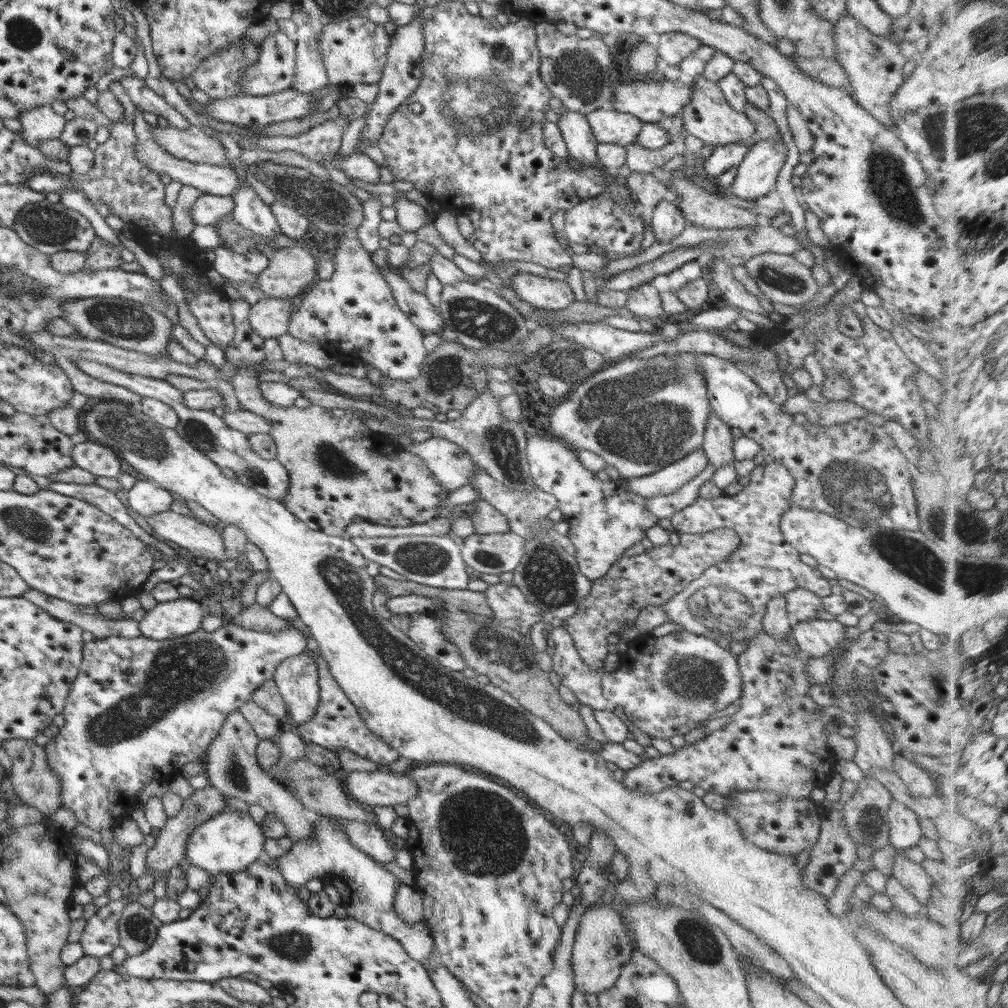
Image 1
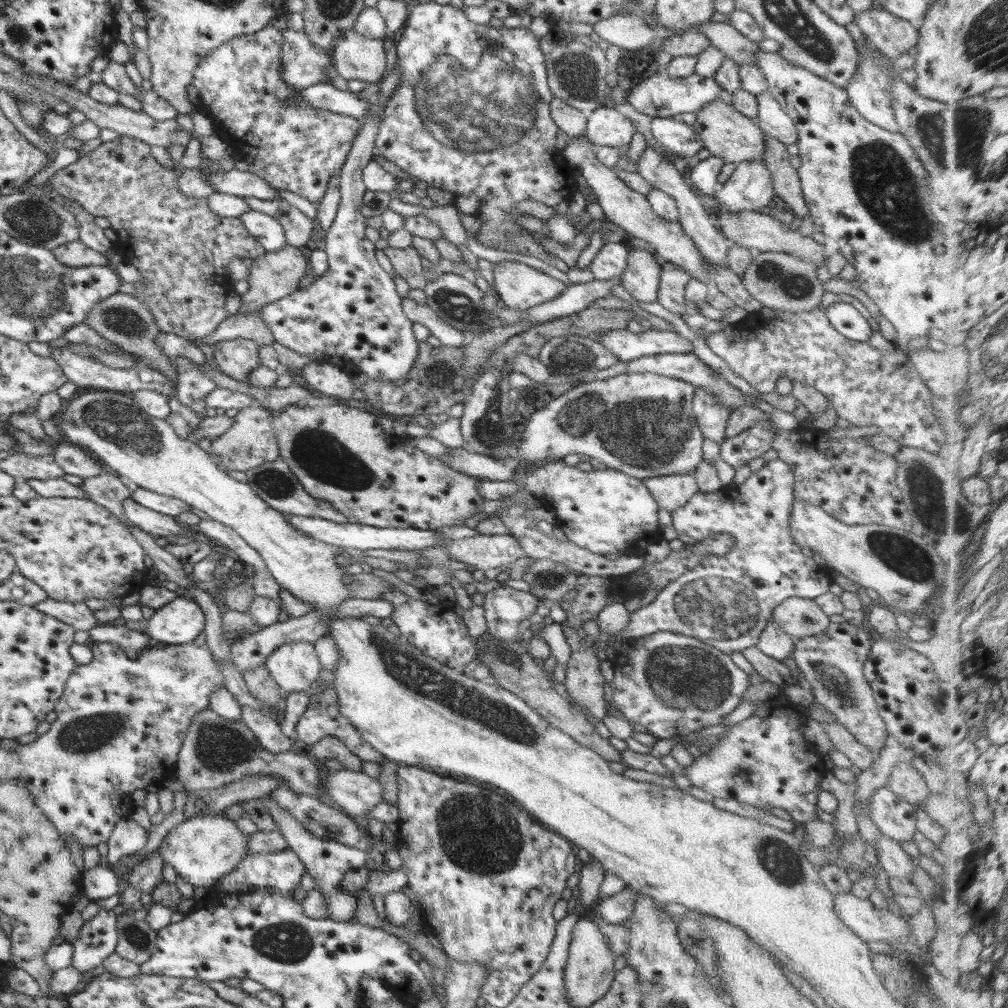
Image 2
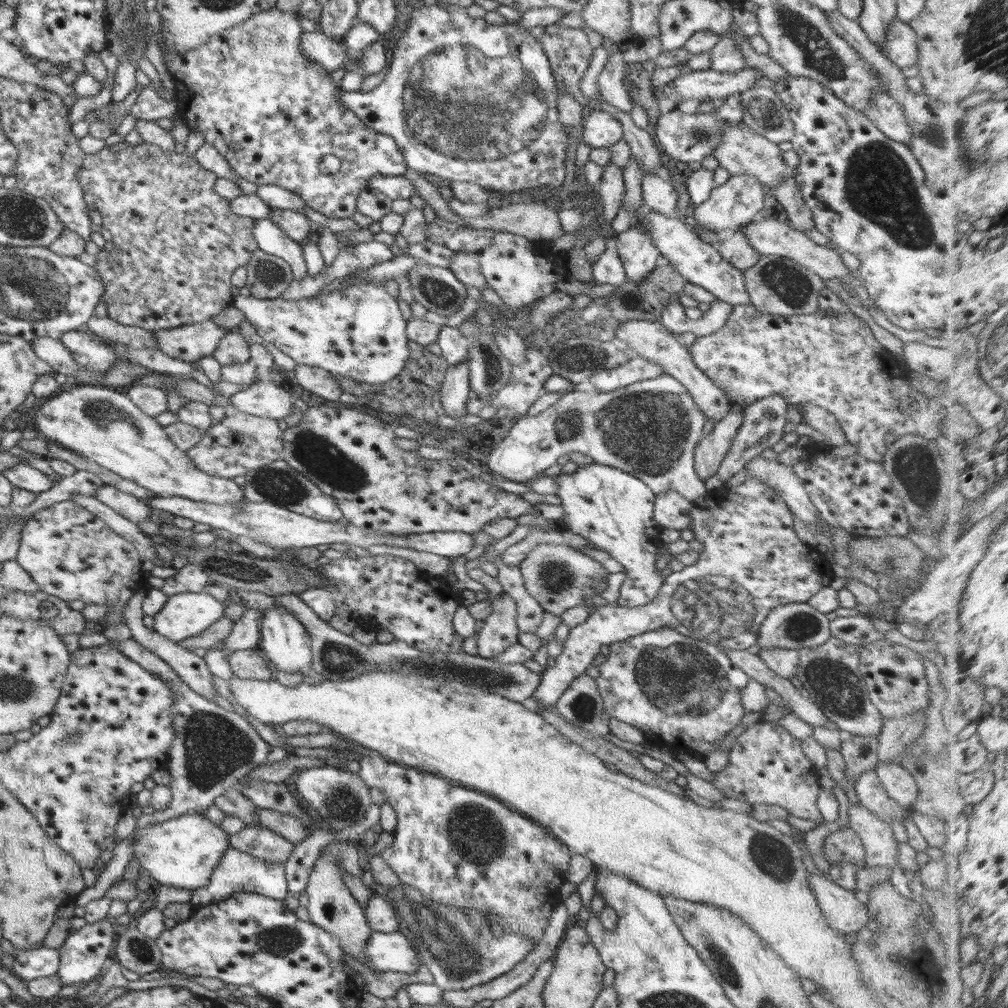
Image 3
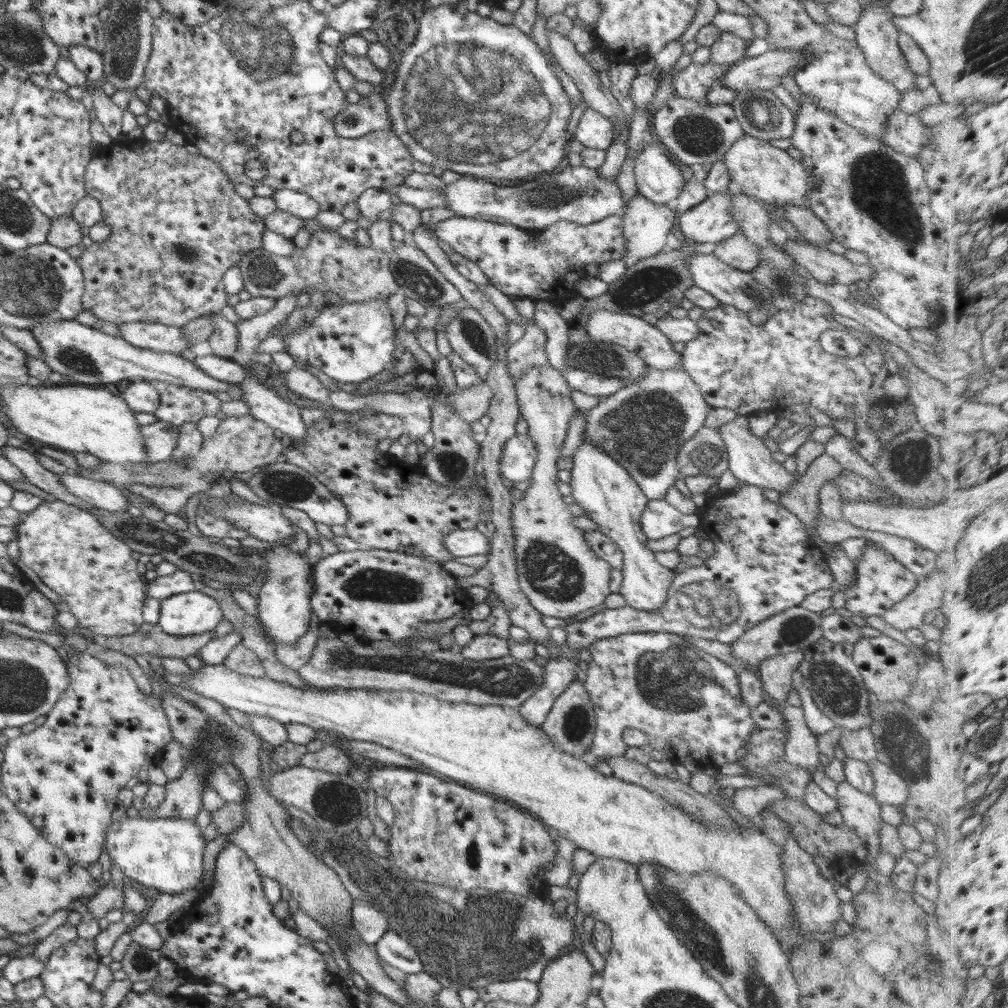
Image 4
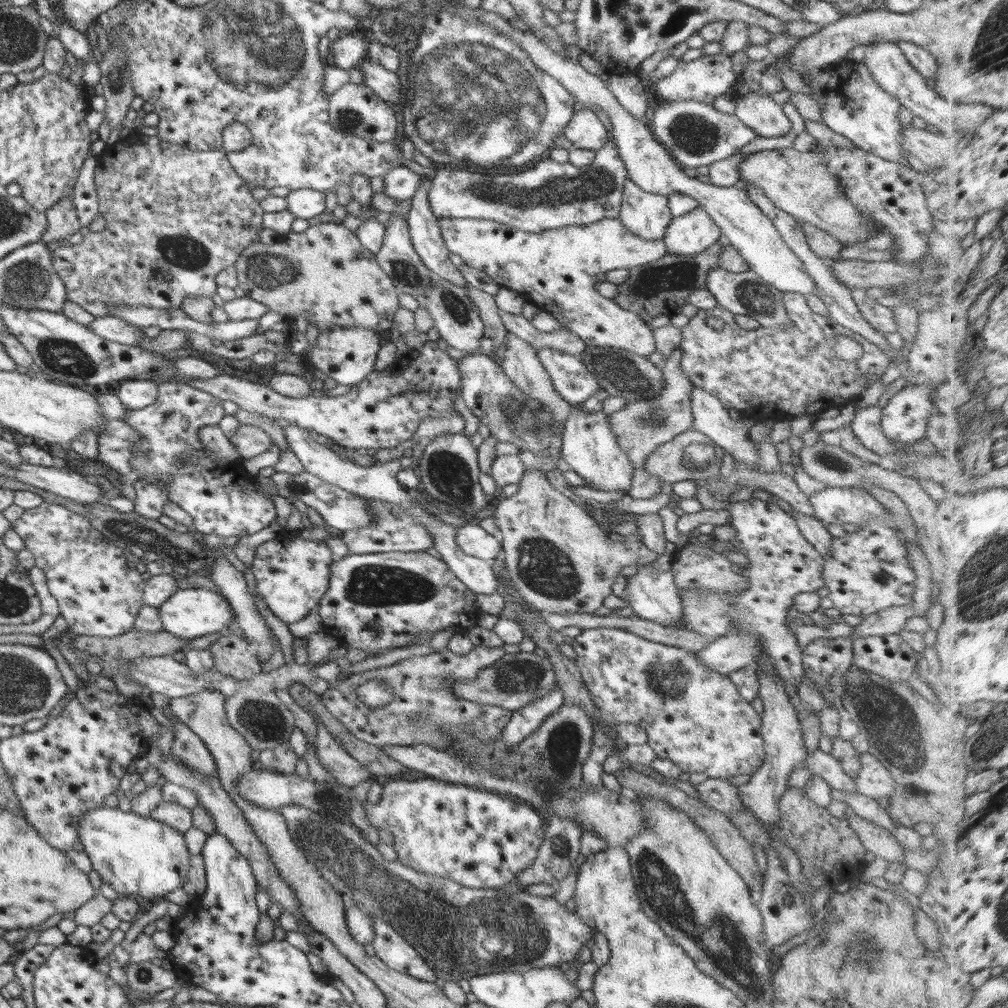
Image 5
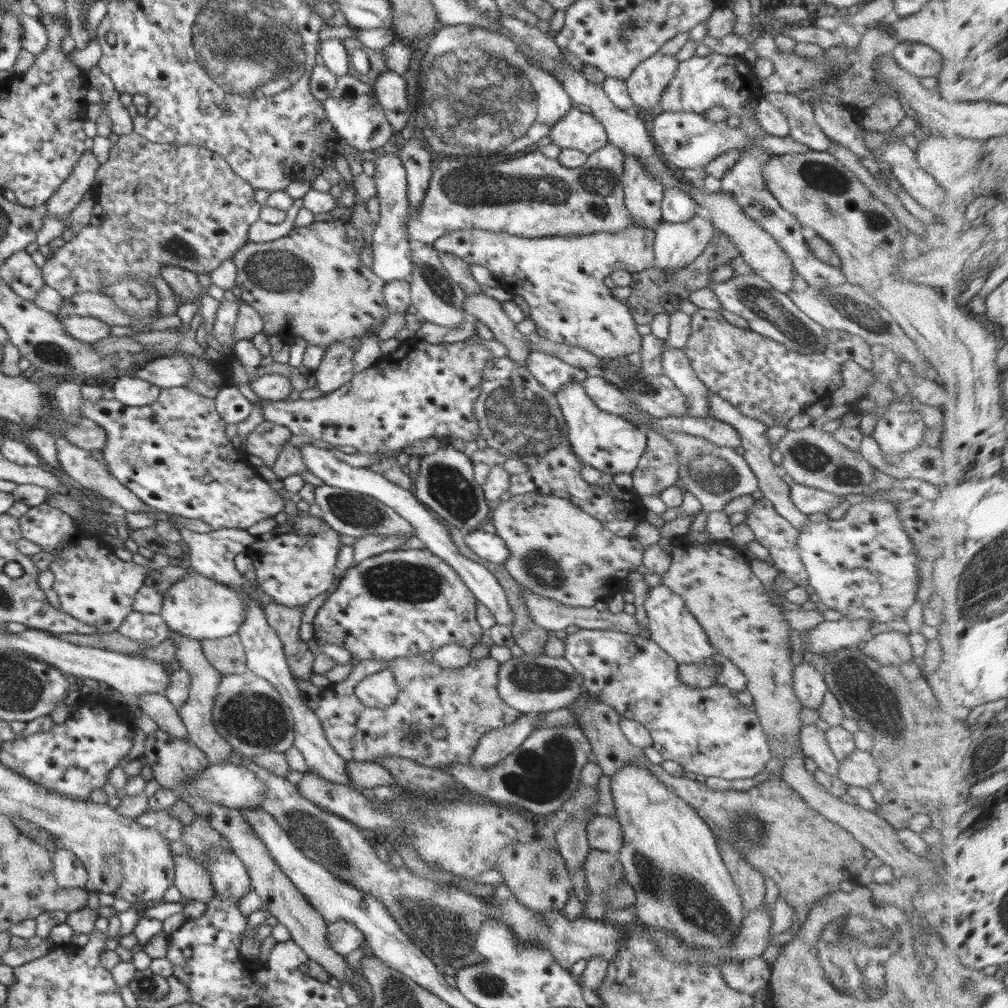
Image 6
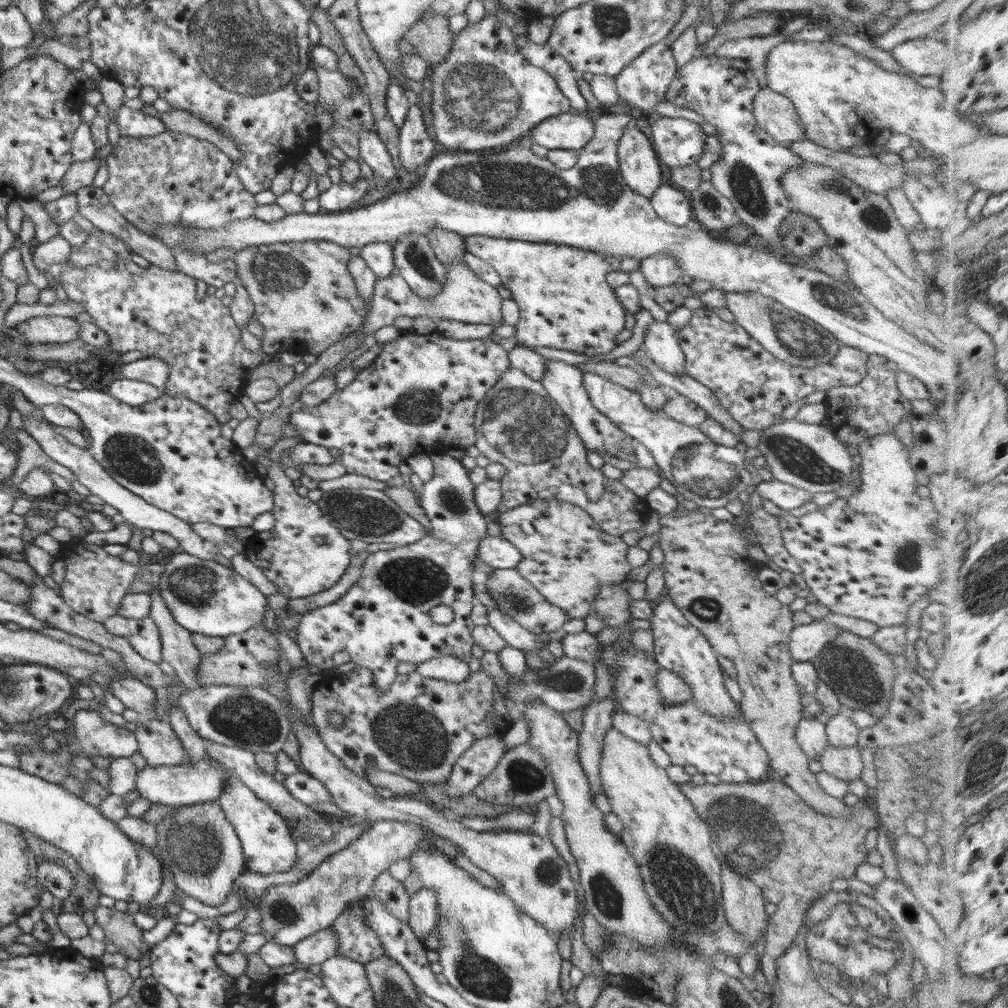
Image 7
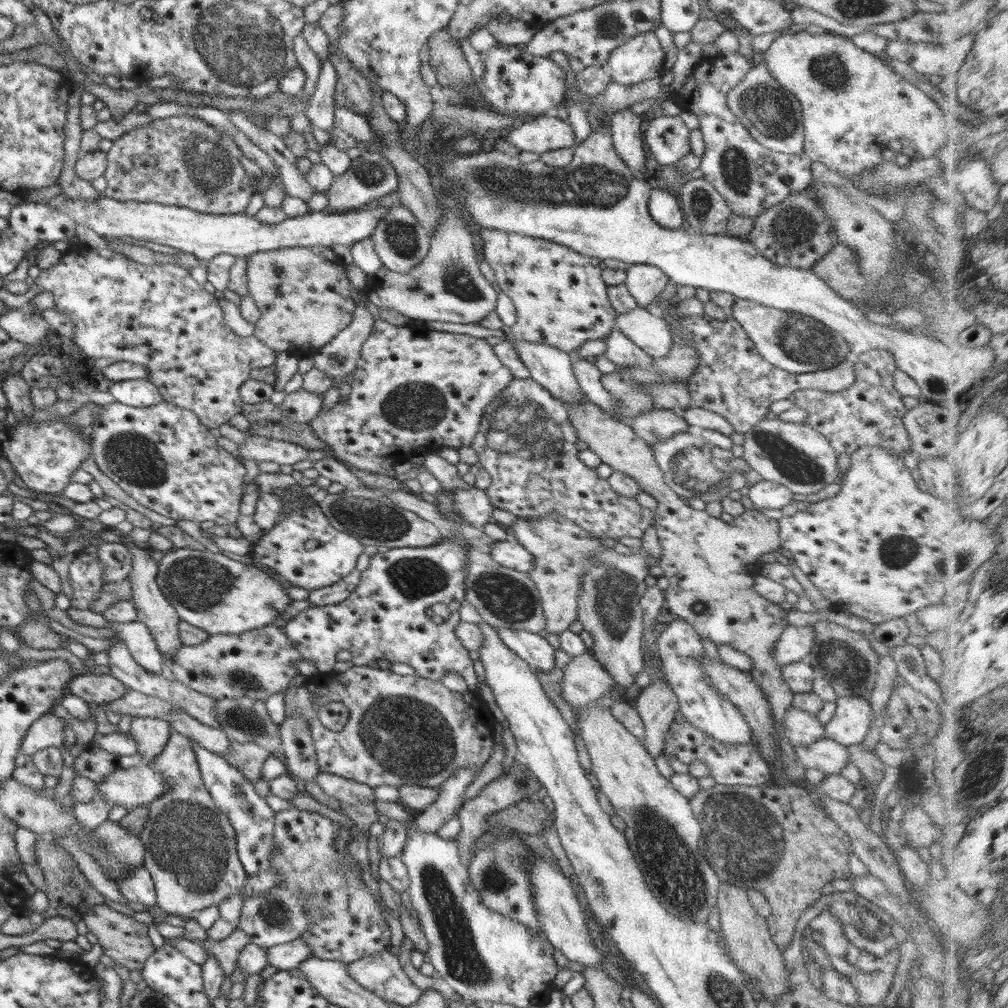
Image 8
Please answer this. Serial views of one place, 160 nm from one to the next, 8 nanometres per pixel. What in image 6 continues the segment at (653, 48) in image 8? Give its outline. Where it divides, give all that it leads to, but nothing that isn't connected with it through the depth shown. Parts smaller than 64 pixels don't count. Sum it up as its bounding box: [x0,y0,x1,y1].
[625,53,680,113]

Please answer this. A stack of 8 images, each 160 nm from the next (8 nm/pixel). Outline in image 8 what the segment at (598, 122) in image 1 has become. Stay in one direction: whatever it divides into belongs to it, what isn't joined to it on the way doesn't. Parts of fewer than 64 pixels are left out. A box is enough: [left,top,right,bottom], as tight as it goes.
[506,114,575,155]

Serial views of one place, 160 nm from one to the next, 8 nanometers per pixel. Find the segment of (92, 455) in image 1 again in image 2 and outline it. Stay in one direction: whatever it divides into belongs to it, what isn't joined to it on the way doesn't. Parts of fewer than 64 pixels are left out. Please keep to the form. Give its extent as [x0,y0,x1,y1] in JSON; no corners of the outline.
[54,442,105,479]

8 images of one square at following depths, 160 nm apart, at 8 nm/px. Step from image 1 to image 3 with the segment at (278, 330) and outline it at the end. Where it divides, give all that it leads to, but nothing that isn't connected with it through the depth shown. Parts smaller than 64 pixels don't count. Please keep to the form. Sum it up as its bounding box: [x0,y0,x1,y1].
[150,320,230,363]

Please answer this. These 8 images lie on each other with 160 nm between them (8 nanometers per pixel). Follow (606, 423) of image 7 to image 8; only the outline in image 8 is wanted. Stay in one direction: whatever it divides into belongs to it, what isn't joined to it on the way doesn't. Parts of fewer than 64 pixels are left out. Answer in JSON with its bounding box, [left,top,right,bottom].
[505,329,583,402]

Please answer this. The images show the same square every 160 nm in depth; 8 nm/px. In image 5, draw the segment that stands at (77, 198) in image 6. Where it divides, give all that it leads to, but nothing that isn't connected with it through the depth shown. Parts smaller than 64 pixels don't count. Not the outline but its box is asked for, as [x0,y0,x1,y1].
[41,194,80,243]

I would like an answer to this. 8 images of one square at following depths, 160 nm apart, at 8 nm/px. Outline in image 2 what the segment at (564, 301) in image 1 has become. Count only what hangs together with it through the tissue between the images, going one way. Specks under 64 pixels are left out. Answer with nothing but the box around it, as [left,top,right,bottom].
[493,261,565,312]

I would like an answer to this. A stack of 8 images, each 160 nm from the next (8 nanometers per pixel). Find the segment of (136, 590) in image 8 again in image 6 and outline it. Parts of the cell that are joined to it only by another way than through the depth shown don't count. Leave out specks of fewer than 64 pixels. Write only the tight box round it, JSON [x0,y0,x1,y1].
[170,630,237,764]

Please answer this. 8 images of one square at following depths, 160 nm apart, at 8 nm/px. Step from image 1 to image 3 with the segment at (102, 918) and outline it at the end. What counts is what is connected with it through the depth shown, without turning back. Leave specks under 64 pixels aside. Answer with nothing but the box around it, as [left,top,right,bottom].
[56,918,116,988]

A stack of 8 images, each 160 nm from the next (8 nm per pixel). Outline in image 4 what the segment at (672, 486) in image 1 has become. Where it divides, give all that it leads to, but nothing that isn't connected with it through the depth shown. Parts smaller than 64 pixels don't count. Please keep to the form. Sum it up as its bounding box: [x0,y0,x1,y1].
[638,499,701,540]

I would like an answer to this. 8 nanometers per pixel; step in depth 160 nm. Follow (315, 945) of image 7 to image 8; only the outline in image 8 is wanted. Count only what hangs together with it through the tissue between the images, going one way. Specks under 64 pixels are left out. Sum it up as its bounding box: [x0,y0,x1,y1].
[266,937,312,971]

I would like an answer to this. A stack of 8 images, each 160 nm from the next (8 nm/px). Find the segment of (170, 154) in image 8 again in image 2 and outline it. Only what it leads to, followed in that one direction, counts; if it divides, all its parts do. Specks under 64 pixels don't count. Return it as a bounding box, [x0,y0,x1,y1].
[49,135,266,365]

